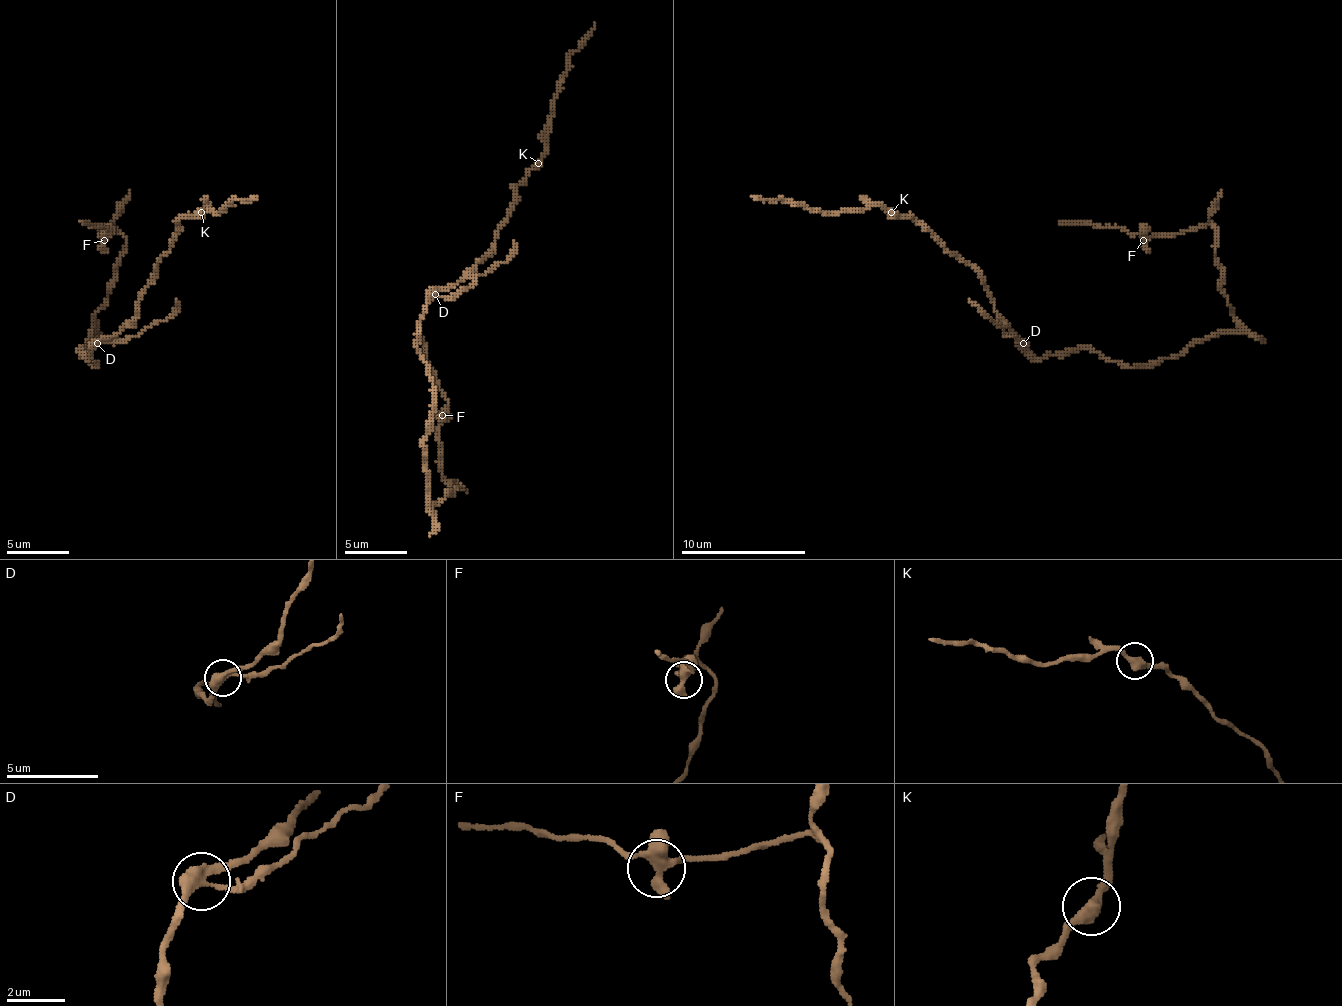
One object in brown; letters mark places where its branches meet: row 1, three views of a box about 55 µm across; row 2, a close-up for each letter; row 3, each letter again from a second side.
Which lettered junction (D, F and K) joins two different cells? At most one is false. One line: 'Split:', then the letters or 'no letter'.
Split: D

